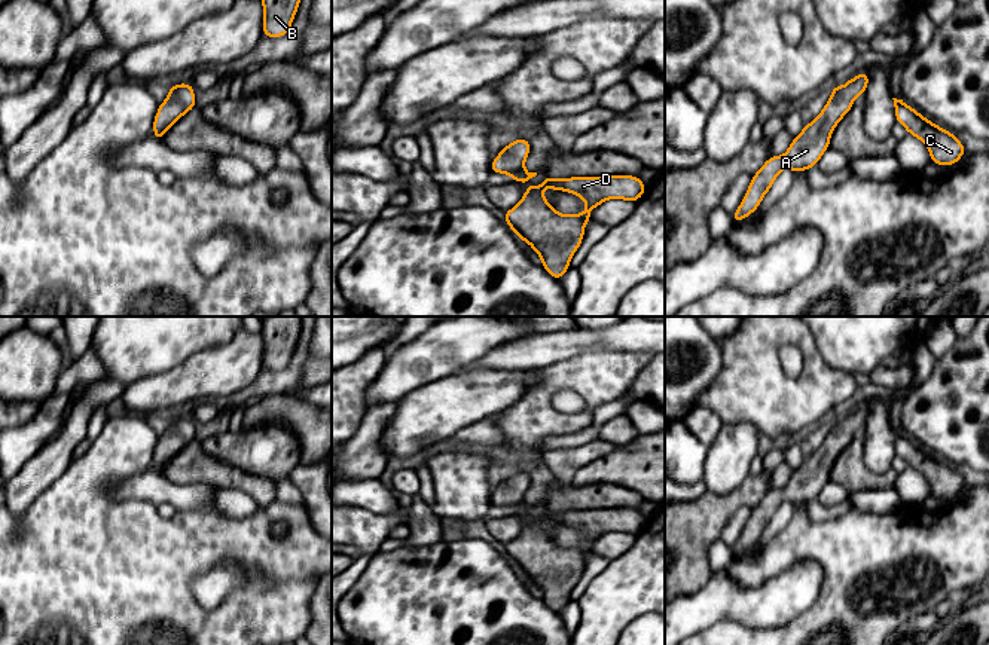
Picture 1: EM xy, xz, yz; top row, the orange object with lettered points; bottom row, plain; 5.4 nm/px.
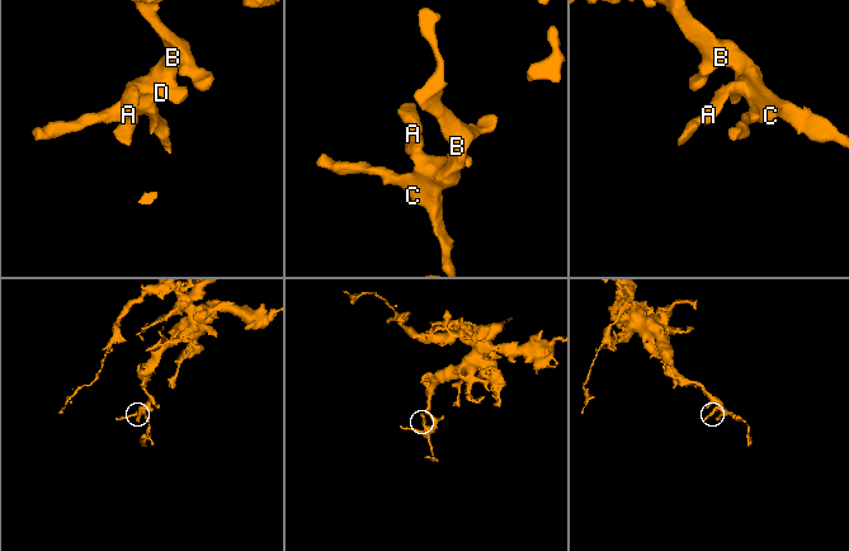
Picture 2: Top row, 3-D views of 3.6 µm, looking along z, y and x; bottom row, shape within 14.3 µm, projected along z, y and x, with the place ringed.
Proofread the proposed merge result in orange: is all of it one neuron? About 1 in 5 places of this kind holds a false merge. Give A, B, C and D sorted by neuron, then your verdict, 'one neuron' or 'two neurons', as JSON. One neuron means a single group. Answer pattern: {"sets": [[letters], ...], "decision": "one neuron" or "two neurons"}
{"sets": [["A", "B", "C", "D"]], "decision": "one neuron"}

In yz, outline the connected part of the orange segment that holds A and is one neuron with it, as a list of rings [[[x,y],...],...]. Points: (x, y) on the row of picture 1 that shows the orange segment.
[[[864,71],[849,79],[843,86],[831,88],[831,95],[822,111],[809,125],[803,126],[802,132],[793,138],[788,150],[782,156],[770,156],[753,175],[741,205],[732,214],[735,223],[741,223],[758,208],[784,168],[799,172],[808,171],[818,163],[830,147],[836,125],[852,108],[855,98],[866,94],[869,80],[870,77]]]

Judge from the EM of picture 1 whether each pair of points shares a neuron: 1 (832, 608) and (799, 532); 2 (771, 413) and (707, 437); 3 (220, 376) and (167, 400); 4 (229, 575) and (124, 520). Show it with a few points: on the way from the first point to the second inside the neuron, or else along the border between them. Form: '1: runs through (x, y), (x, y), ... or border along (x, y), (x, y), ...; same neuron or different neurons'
1: runs through (832, 589), (832, 565), (818, 552); same neuron
2: border along (698, 404), (710, 407), (723, 422); different neurons
3: runs through (207, 376), (197, 378), (180, 387); same neuron
4: border along (247, 566), (220, 559), (198, 572), (188, 590); different neurons

